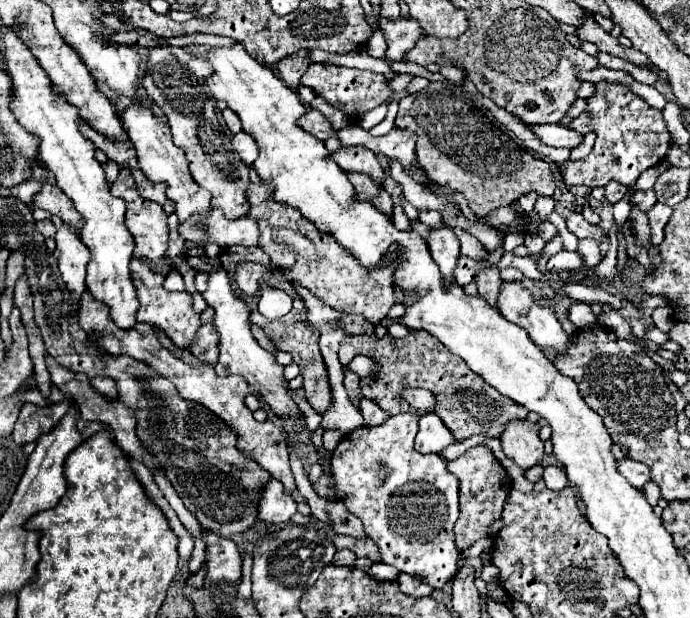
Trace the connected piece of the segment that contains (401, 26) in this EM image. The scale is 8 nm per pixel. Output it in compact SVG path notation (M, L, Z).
M382 18L382 30L384 30L384 38L388 44L386 50L386 58L388 60L400 60L404 62L404 54L408 54L408 50L412 50L412 46L416 46L416 42L422 36L422 28L416 20L384 20Z

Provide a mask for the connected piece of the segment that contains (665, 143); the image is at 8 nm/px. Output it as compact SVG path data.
M600 82L596 84L596 94L588 98L586 110L572 120L572 130L586 134L596 132L596 144L592 152L576 162L566 160L562 166L562 176L566 186L584 184L584 186L606 186L610 180L624 184L628 190L634 190L638 176L660 164L670 148L670 132L662 120L662 112L648 106L640 96L632 94L630 86Z

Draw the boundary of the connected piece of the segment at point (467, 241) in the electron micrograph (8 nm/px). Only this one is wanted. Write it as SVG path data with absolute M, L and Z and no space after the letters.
M450 228L450 230L454 230L454 234L460 240L460 256L466 256L466 258L472 258L472 260L484 260L484 258L488 258L488 252L484 250L482 242L476 240L472 234L468 234L462 228Z

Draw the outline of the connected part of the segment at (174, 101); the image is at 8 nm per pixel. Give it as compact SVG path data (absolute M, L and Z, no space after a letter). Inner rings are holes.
M158 48L150 50L148 70L142 80L142 86L166 114L174 144L184 150L194 182L212 194L212 208L220 208L226 216L248 214L248 166L240 162L238 154L232 150L230 136L226 136L226 132L222 130L214 110L214 102L206 94L202 82L188 70L186 64L178 62L168 50Z

